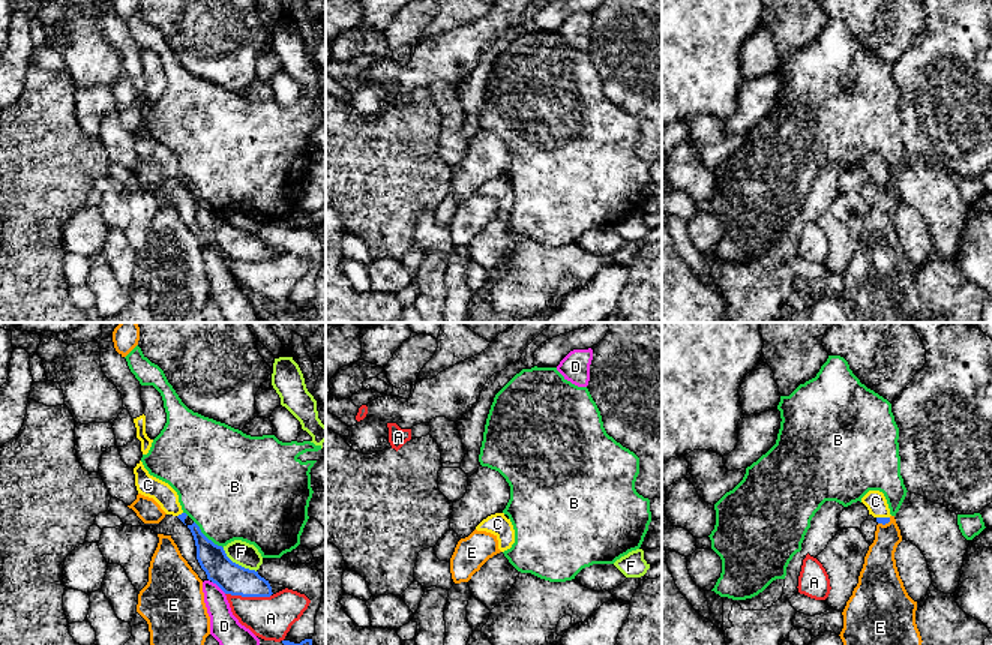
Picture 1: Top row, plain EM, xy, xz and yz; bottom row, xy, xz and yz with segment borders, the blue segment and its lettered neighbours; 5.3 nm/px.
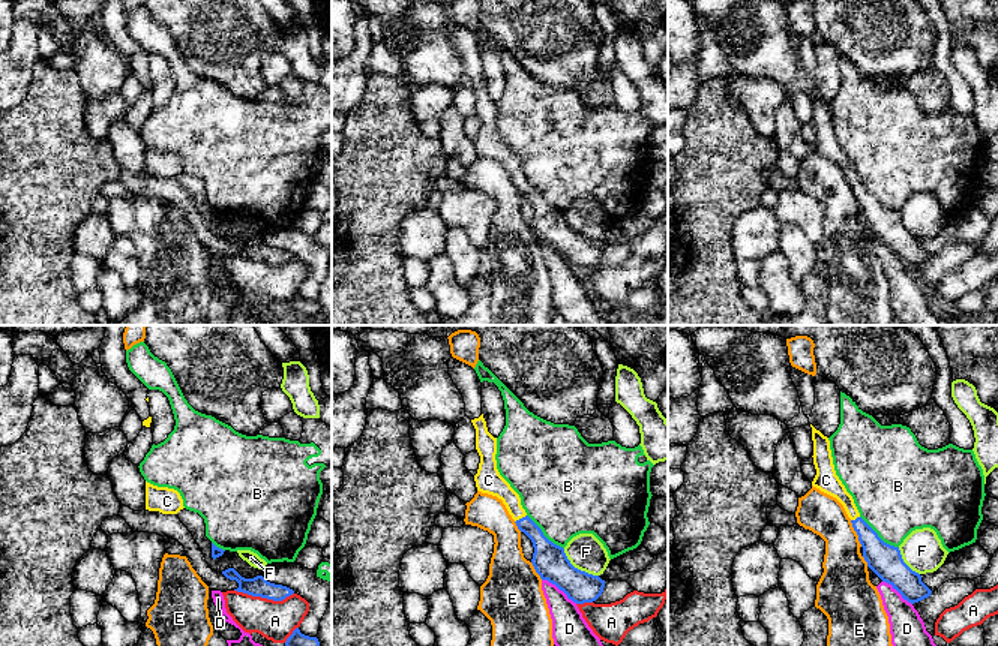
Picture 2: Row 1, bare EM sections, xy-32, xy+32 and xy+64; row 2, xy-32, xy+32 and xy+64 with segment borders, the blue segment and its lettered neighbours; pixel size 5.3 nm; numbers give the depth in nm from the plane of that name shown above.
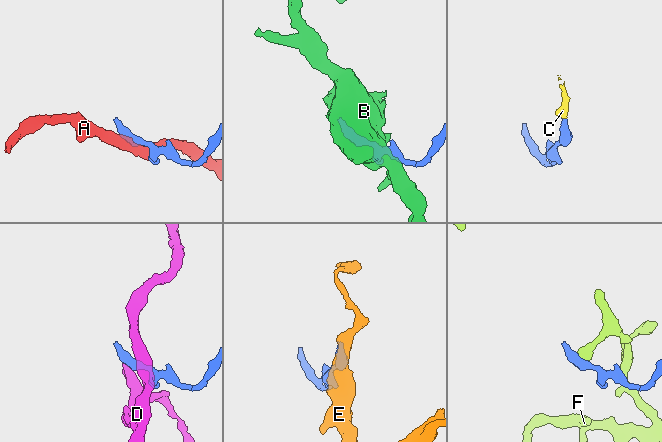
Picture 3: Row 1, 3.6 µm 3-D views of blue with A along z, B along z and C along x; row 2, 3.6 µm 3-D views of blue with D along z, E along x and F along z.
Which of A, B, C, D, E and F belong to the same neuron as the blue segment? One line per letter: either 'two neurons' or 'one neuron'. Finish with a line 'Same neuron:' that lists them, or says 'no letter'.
A: two neurons
B: two neurons
C: one neuron
D: two neurons
E: two neurons
F: two neurons
Same neuron: C

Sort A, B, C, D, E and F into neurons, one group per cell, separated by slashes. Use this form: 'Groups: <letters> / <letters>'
Groups: A / B / C / D / E / F

